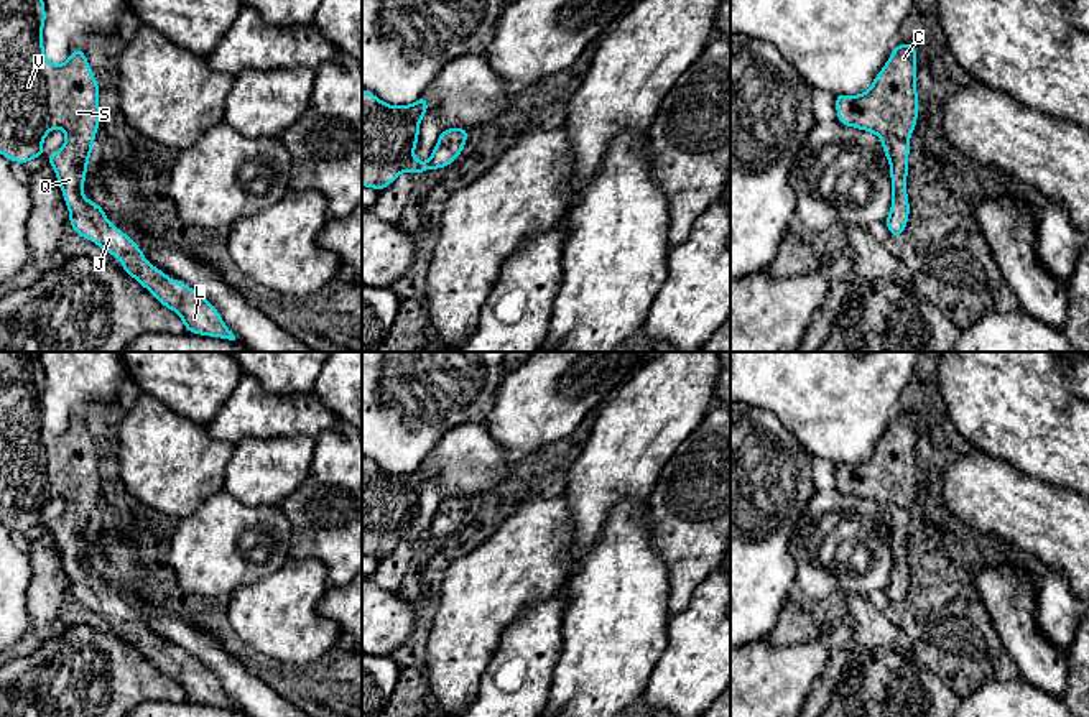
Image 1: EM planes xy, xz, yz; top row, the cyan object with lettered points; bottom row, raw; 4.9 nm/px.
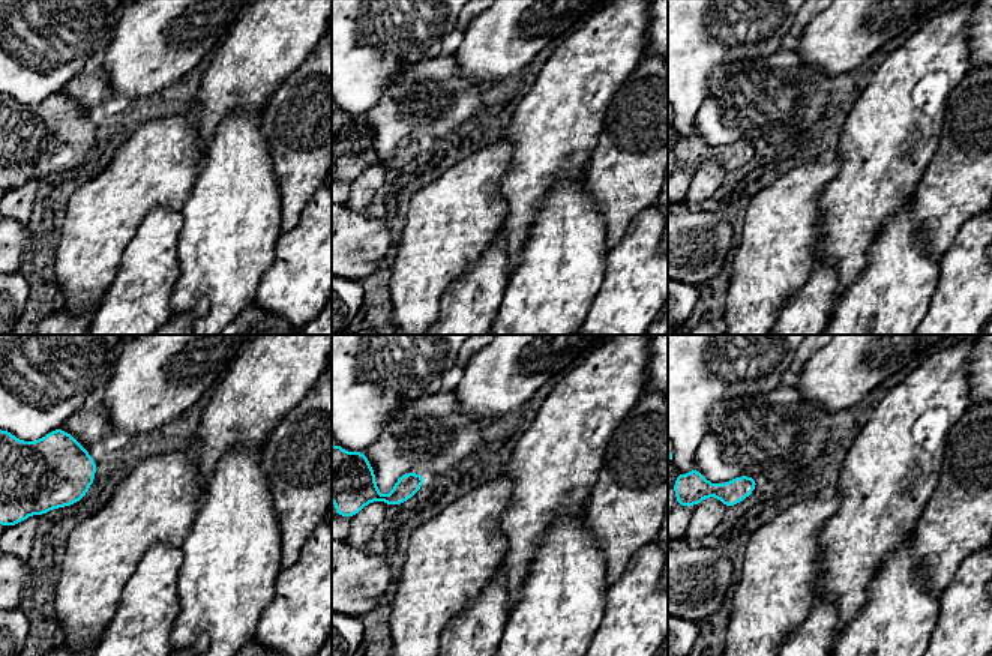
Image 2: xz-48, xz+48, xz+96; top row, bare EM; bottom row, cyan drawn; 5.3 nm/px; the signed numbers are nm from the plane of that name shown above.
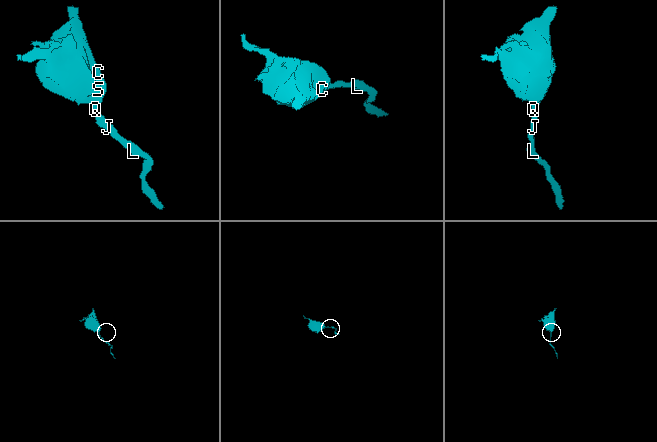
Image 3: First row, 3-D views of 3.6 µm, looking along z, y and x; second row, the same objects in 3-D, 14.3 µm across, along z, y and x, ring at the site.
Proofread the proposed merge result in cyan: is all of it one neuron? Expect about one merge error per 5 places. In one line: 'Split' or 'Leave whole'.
Leave whole

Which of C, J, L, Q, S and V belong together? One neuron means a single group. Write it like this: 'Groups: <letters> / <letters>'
Groups: C J L Q S V

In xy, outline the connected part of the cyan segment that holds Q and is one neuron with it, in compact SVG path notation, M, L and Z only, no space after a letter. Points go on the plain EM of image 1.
M0 352L0 523L10 531L26 533L44 523L46 503L61 497L67 505L58 520L48 523L48 528L67 574L71 597L118 627L122 640L135 646L161 674L174 679L188 701L235 709L212 671L151 633L141 617L105 585L104 576L82 564L87 531L100 493L100 457L82 416L72 418L61 434L46 428L44 391L46 377L39 352Z

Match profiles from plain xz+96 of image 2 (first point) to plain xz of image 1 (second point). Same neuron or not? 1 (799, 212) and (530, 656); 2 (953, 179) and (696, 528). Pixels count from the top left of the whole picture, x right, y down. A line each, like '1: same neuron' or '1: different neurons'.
1: different neurons
2: same neuron

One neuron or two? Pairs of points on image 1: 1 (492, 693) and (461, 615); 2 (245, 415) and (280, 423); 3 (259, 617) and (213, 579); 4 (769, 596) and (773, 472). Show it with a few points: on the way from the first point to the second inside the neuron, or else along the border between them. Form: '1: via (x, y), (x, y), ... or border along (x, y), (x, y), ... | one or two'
1: border along (502, 637), (472, 699) | two
2: via (254, 415), (272, 415) | one
3: border along (265, 576), (240, 586), (226, 601) | two
4: via (769, 564), (769, 504) | one

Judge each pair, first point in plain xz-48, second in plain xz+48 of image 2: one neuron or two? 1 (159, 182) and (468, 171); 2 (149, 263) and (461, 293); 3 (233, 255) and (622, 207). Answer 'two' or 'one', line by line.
1: one
2: one
3: two

